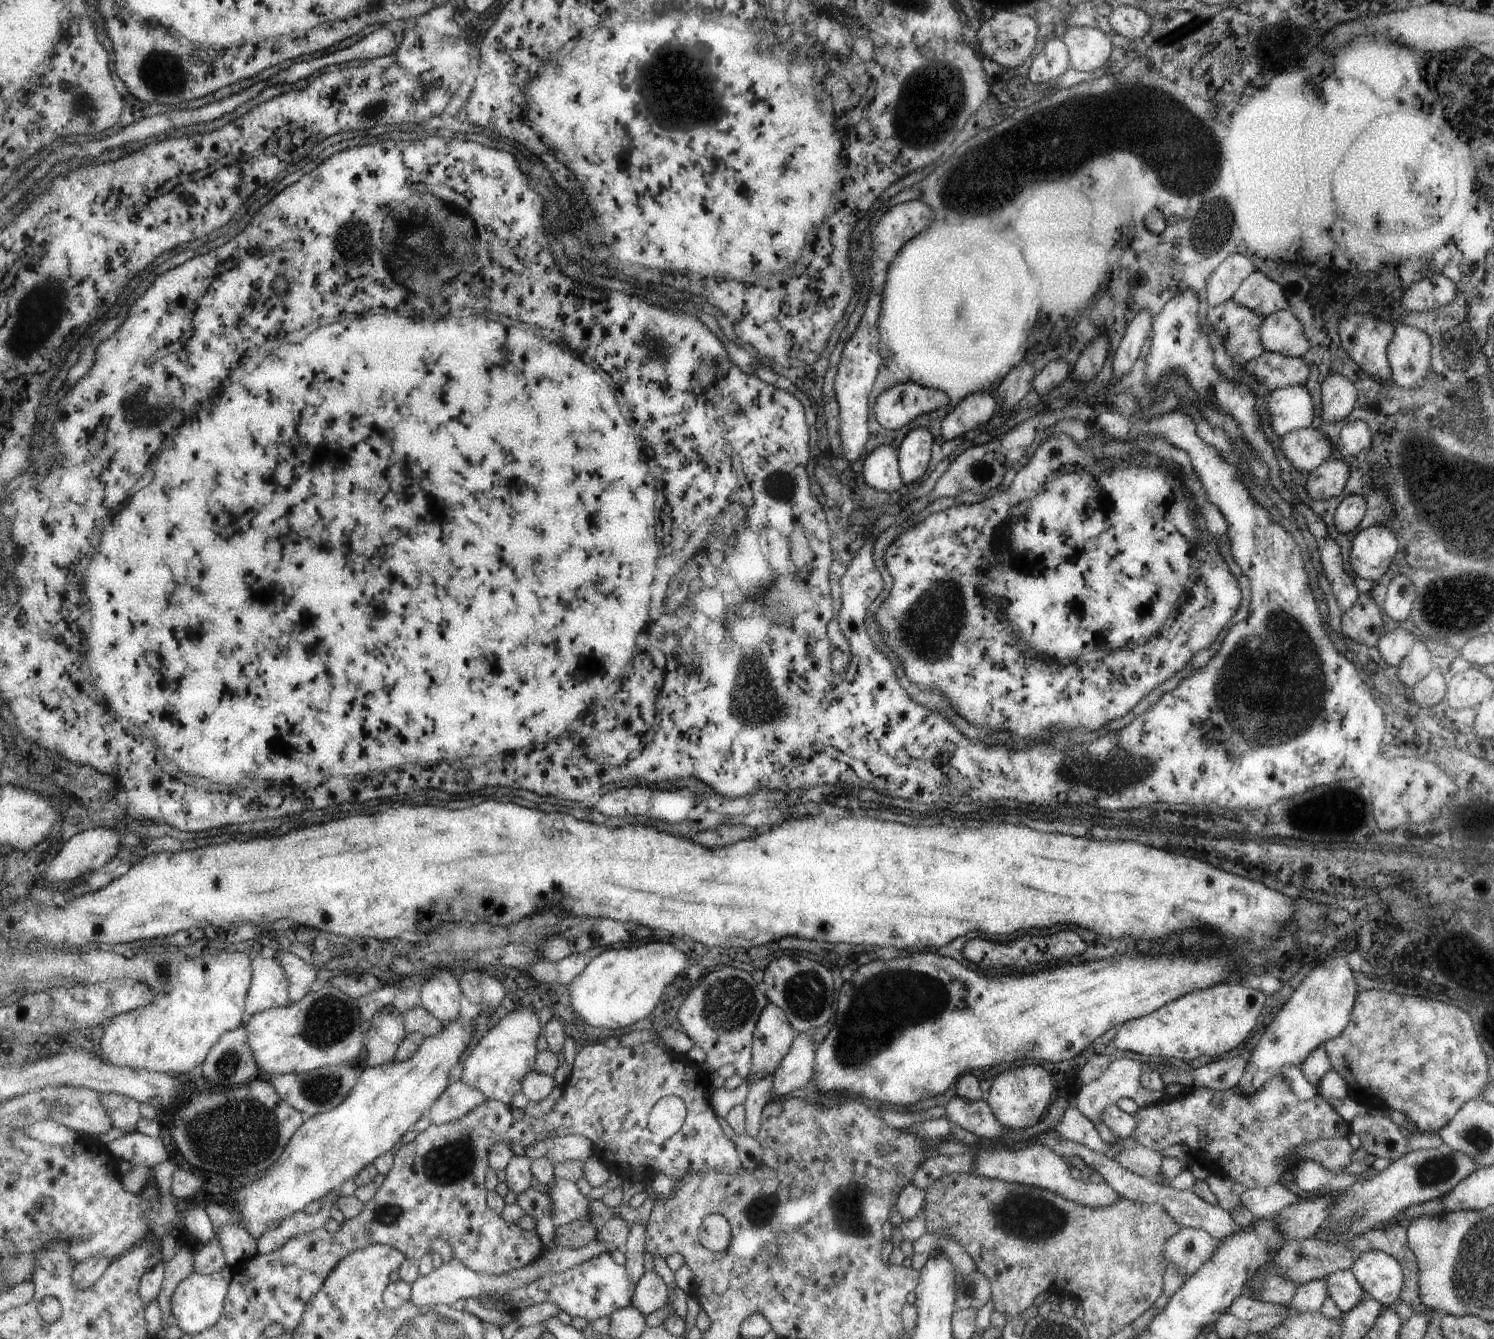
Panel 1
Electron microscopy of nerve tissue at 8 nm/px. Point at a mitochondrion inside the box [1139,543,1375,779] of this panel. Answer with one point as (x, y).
(1277, 629)

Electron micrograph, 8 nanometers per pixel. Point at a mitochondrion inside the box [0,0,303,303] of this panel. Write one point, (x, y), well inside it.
(154, 75)

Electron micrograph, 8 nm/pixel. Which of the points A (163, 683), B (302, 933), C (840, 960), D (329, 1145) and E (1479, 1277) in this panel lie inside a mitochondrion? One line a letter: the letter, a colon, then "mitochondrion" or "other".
A: other
B: other
C: other
D: mitochondrion
E: mitochondrion

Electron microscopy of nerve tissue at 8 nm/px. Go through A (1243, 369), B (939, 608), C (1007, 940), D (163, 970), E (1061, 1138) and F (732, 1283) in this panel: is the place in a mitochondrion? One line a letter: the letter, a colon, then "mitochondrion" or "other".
A: other
B: mitochondrion
C: other
D: other
E: other
F: other

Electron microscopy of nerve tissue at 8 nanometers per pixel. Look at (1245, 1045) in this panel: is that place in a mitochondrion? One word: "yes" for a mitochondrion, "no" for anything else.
no

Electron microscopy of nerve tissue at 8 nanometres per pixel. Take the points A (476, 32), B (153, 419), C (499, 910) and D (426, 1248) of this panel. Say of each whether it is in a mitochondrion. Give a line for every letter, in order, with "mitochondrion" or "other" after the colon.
A: other
B: other
C: other
D: other

